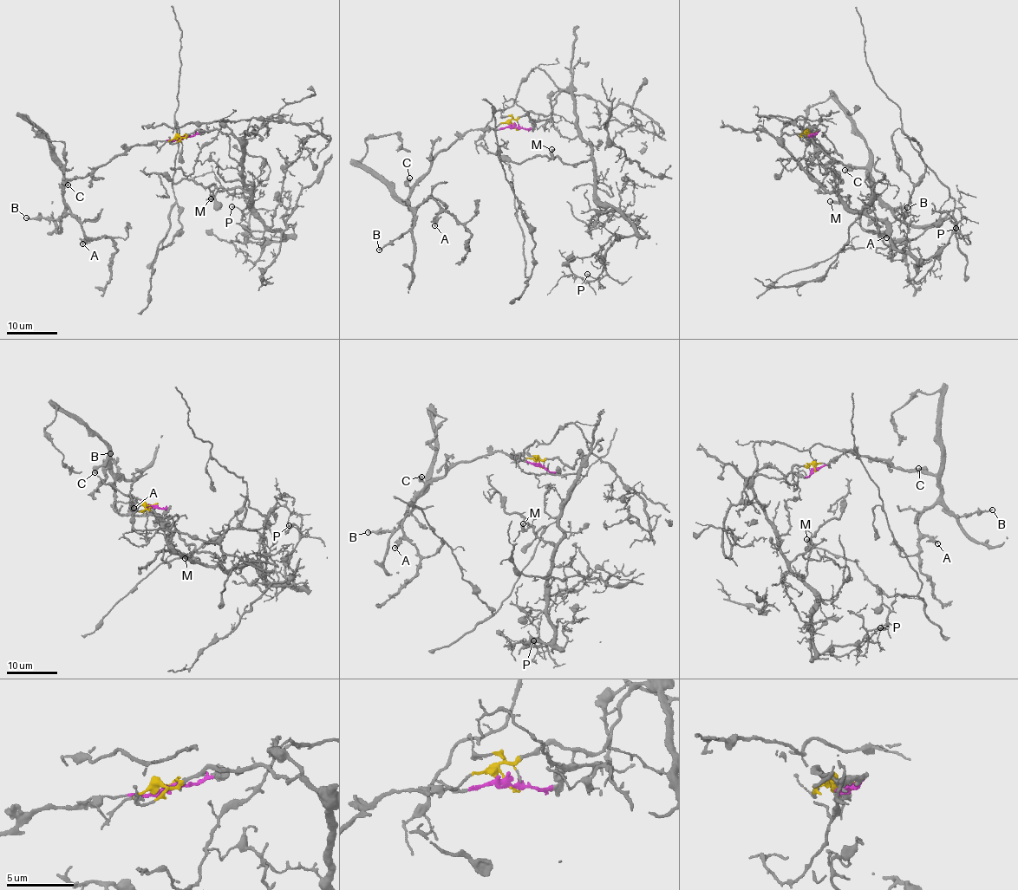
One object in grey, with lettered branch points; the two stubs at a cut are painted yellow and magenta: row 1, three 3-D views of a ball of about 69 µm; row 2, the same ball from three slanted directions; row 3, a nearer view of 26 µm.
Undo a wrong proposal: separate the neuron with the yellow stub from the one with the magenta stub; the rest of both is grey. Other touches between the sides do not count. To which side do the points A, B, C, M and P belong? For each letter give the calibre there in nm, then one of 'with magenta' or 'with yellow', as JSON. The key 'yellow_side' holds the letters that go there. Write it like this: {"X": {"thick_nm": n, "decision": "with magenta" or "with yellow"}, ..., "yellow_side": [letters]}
{"A": {"thick_nm": 260, "decision": "with magenta"}, "B": {"thick_nm": 180, "decision": "with magenta"}, "C": {"thick_nm": 400, "decision": "with magenta"}, "M": {"thick_nm": 360, "decision": "with yellow"}, "P": {"thick_nm": 240, "decision": "with yellow"}, "yellow_side": ["M", "P"]}

